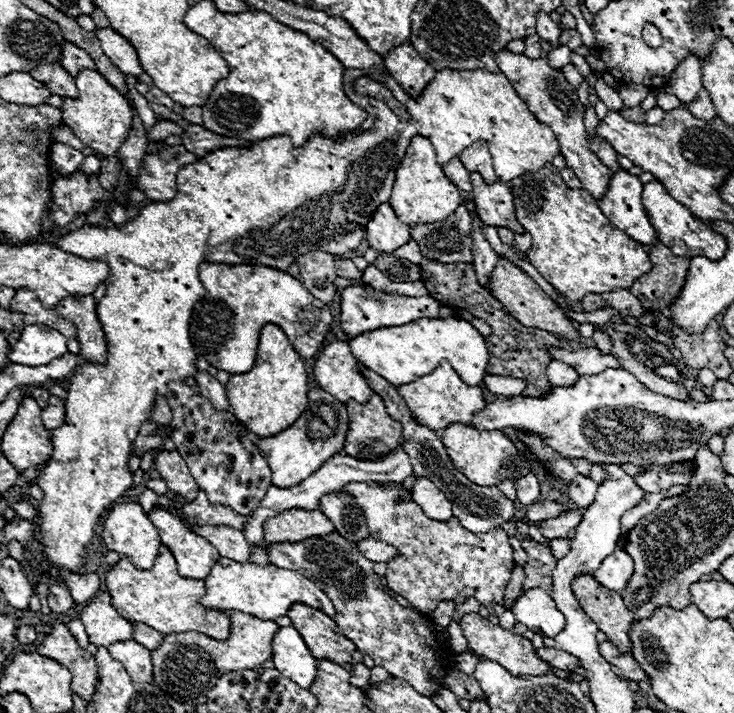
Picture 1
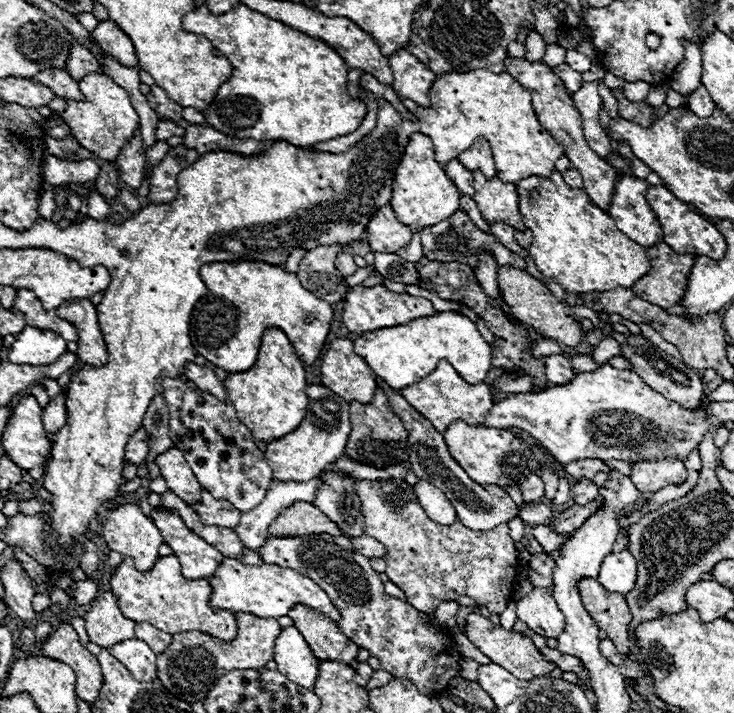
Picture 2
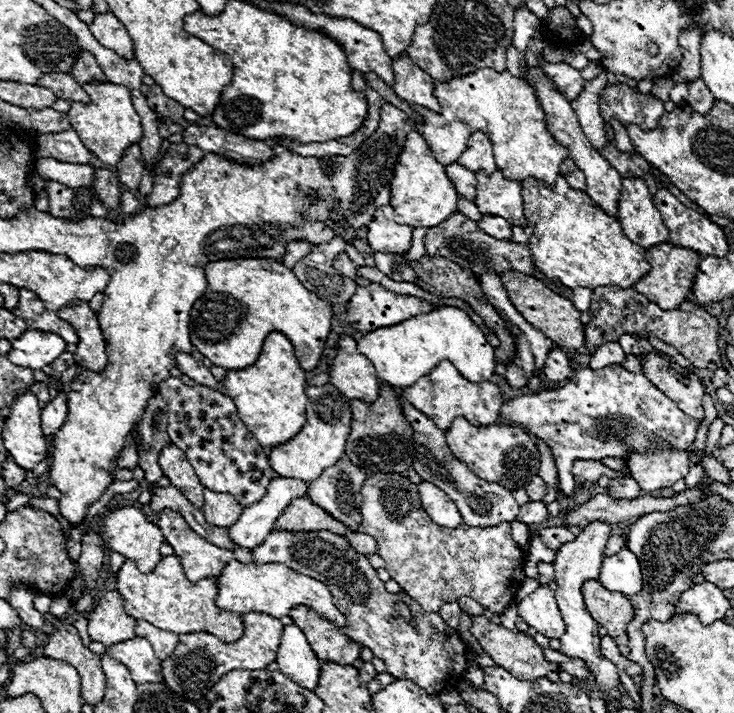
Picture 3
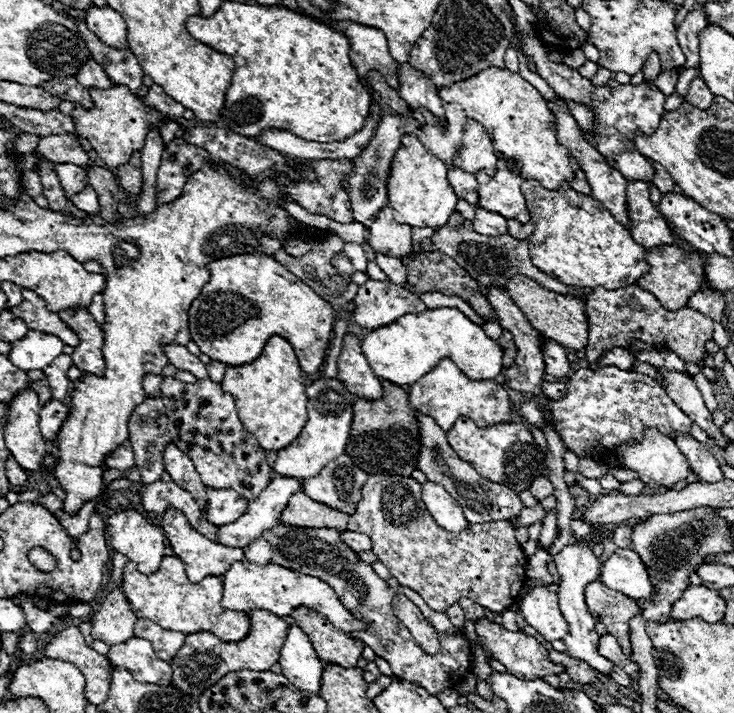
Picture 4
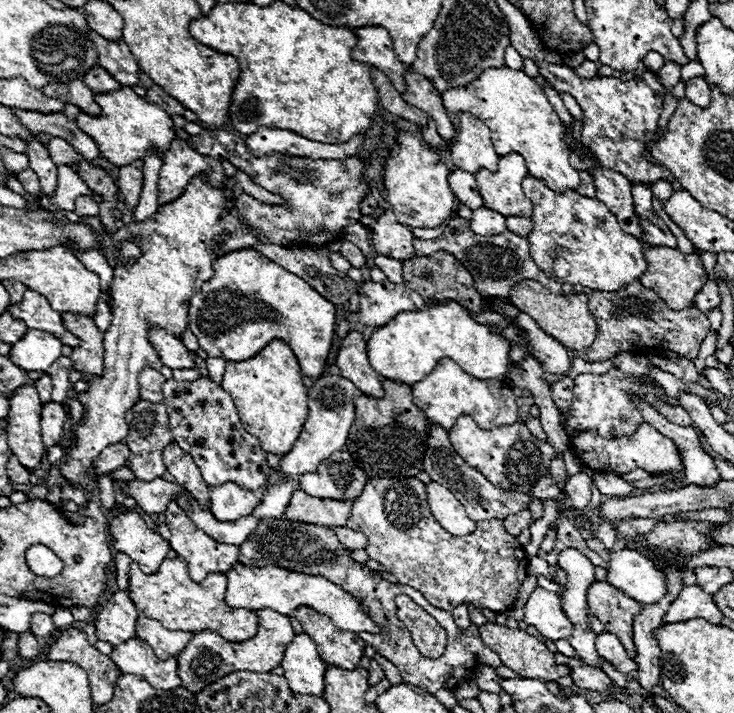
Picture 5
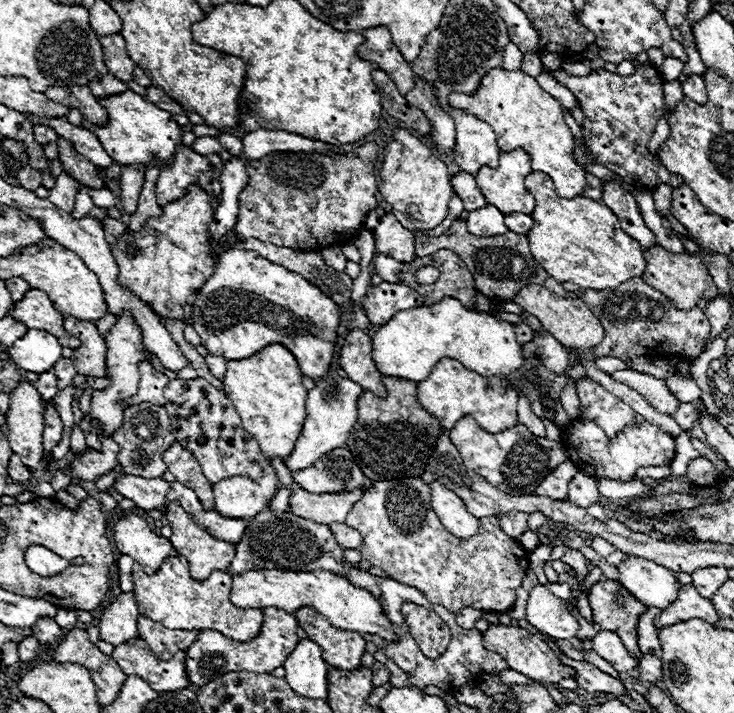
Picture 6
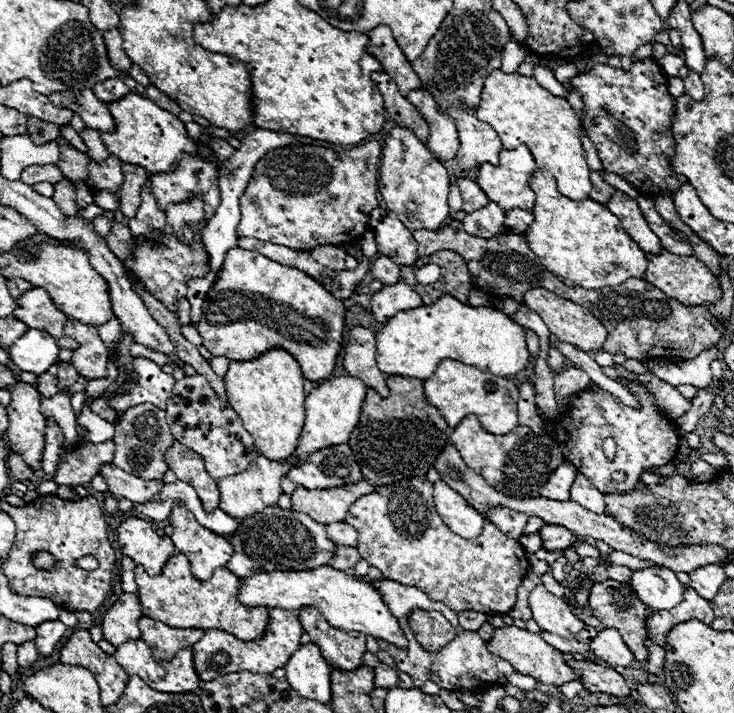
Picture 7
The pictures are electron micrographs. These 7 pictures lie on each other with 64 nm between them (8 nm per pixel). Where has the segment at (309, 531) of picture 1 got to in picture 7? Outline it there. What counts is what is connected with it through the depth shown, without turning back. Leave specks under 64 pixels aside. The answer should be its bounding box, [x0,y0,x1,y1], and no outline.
[292,480,374,524]

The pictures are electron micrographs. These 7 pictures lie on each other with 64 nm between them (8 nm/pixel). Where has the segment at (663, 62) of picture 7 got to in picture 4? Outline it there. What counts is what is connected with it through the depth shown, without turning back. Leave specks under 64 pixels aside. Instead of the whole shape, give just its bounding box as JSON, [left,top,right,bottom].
[654,68,678,96]

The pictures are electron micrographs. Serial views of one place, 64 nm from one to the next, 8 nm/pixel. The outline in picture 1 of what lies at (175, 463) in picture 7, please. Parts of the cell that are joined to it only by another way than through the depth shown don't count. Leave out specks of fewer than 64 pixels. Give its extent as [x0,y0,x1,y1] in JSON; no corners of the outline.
[154,450,200,502]

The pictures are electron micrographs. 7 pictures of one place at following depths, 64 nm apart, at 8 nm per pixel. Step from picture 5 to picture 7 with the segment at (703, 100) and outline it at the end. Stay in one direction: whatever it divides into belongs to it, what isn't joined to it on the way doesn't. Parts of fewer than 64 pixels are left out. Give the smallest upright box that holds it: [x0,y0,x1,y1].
[684,72,704,100]

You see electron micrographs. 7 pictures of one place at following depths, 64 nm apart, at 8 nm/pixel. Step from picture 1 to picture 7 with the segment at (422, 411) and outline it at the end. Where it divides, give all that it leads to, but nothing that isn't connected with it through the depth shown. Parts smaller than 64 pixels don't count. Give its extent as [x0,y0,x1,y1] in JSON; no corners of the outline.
[424,360,518,434]

